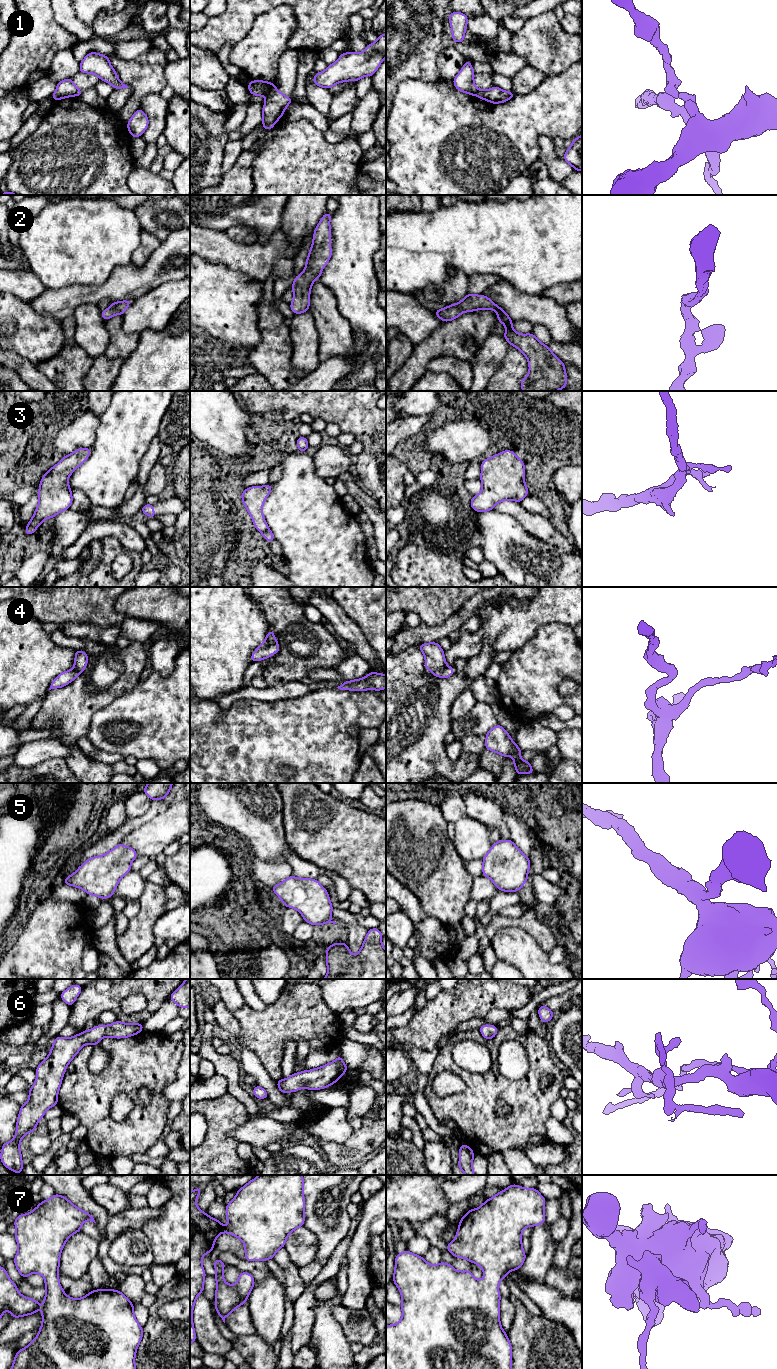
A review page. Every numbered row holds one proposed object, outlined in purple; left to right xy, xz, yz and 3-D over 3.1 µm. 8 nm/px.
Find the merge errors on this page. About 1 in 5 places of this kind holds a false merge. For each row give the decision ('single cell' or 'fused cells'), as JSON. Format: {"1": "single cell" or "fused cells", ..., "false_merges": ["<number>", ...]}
{"1": "fused cells", "2": "single cell", "3": "single cell", "4": "single cell", "5": "single cell", "6": "single cell", "7": "single cell", "false_merges": ["1"]}

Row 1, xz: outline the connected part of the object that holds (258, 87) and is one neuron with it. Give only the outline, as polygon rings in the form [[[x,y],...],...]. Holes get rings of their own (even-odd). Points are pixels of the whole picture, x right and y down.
[[[255,80],[248,83],[249,92],[255,96],[268,97],[274,88],[275,84],[273,82],[265,82],[263,80]]]

